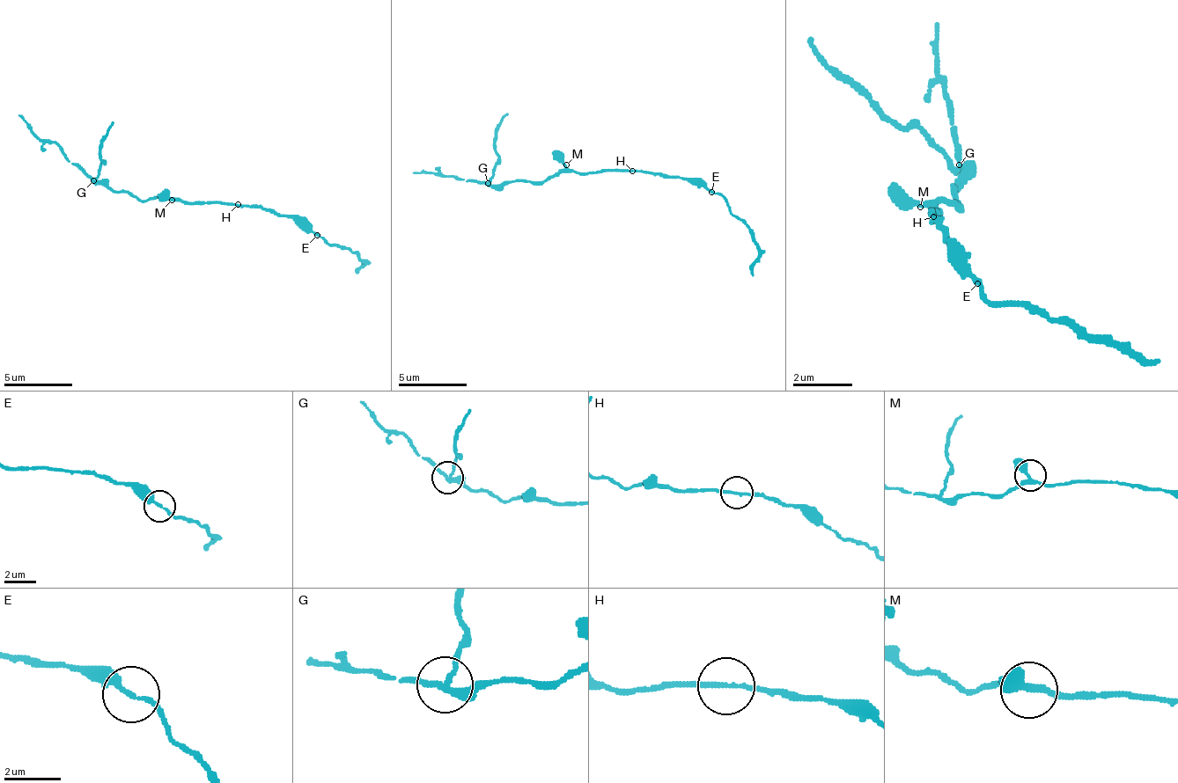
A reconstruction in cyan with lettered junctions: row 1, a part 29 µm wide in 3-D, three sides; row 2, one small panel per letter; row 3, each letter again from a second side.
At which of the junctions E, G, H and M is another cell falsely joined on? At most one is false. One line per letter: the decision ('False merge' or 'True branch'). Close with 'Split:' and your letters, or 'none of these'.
E: True branch
G: False merge
H: True branch
M: True branch
Split: G

